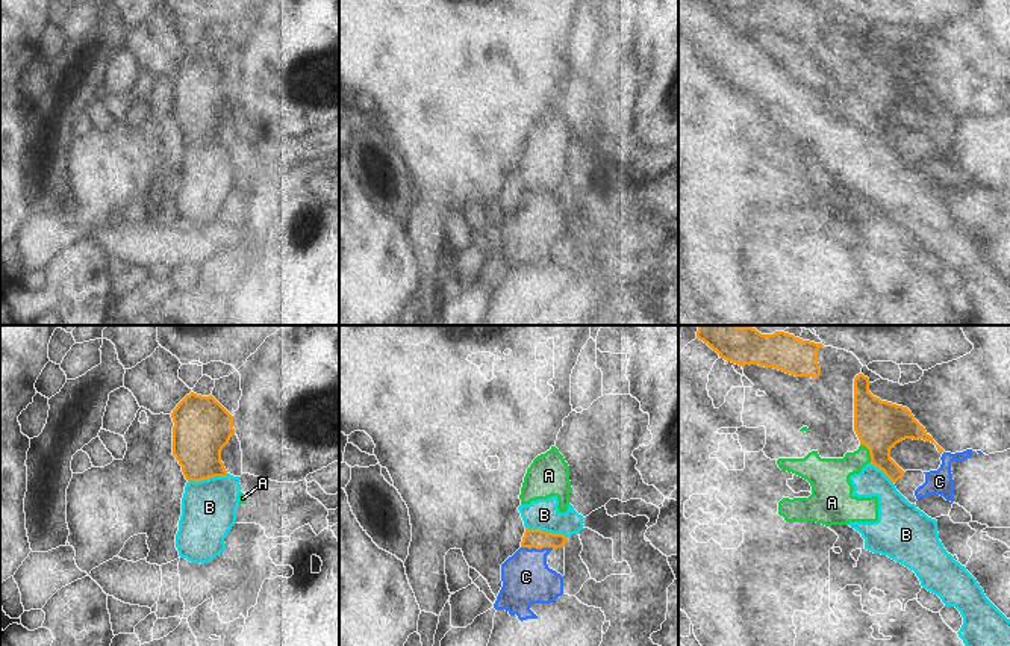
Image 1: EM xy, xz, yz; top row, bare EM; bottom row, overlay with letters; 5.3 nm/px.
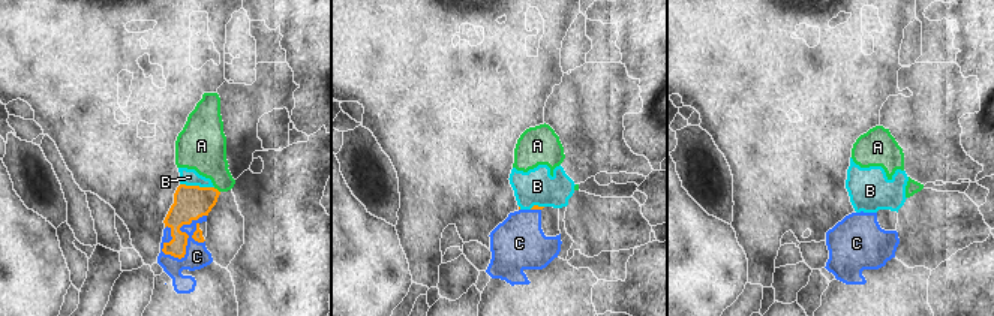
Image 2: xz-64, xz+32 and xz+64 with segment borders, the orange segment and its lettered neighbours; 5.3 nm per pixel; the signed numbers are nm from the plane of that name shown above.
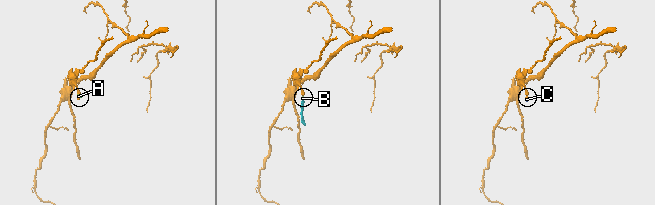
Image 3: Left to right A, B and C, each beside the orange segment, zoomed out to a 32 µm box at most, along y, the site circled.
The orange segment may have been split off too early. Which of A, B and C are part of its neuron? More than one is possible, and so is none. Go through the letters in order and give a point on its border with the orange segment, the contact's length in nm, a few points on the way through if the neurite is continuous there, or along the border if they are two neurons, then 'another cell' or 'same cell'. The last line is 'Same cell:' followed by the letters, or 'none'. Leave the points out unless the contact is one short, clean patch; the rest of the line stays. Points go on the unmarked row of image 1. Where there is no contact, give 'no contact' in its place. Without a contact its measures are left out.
A: contact yz (869, 114); length 120 nm; border yz (860, 105), (868, 111), (871, 123); another cell
B: contact xz (545, 192); length 240 nm; border xz (526, 188), (562, 194), (567, 198); another cell
C: contact xz (538, 209); length 180 nm; same cell
Same cell: C

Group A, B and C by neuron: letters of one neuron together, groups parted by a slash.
A B / C

